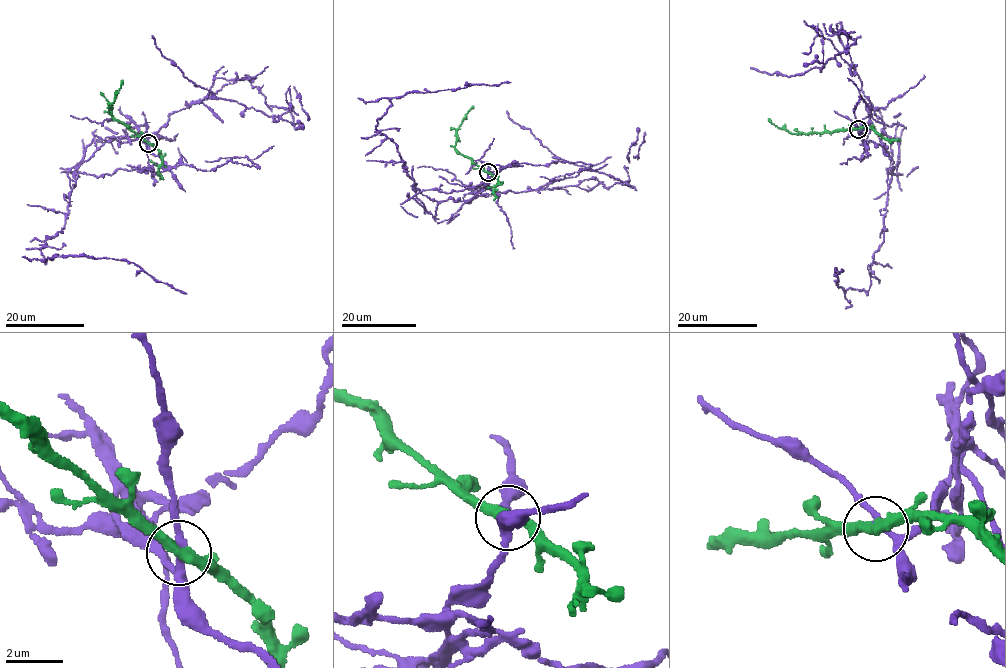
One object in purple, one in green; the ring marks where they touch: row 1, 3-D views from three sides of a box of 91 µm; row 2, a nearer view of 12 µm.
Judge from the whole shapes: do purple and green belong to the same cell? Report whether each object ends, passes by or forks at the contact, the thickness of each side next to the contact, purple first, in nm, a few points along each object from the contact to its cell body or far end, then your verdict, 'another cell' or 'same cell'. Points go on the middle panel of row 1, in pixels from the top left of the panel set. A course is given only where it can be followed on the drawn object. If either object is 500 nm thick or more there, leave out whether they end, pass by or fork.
purple forks | green passes by | 200/360 nm | purple via (488, 173), (490, 194), (470, 200), (428, 198), (415, 188), (393, 141), (375, 126), (393, 97), (510, 82) | green via (488, 173), (455, 148), (456, 130), (474, 107) | another cell

